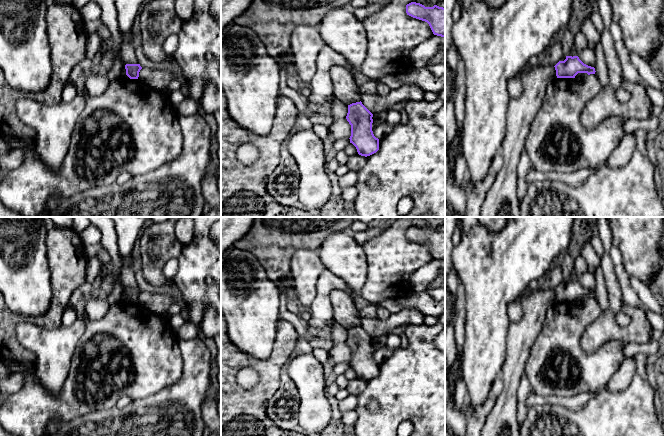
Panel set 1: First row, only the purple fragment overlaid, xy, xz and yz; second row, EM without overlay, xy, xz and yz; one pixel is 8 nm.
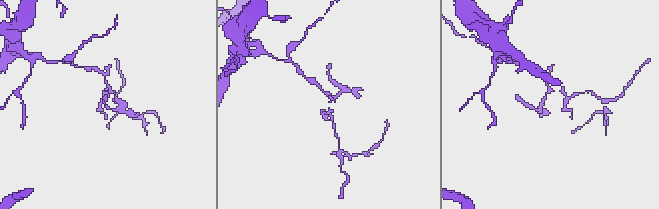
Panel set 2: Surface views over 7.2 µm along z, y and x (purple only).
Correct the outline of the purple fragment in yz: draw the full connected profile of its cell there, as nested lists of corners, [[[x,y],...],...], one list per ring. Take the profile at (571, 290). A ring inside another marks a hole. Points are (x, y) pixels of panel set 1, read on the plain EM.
[[[566,280],[564,285],[559,285],[555,290],[557,302],[575,302],[578,297],[595,298],[595,292],[584,288],[578,280]]]

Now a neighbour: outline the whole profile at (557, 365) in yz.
[[[595,298],[588,299],[582,305],[576,302],[556,302],[548,308],[543,327],[530,349],[523,372],[532,393],[544,397],[572,397],[607,386],[625,359],[621,342],[607,341],[593,353],[587,353],[581,347],[583,332],[601,313]]]

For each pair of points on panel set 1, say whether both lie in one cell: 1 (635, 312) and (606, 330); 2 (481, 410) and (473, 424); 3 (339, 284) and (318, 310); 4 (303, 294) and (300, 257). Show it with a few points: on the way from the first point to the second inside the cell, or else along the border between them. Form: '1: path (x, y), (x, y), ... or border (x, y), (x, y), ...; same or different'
1: path (635, 322), (627, 330), (616, 330); same
2: path (480, 413), (475, 418), (475, 421); same
3: path (331, 286), (323, 294), (322, 302); same
4: path (303, 285), (303, 266); same

